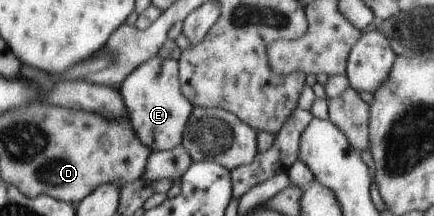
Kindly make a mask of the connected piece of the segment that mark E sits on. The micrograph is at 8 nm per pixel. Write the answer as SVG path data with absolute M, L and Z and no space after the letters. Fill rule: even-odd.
M153 56L132 71L118 88L122 95L124 104L128 109L128 117L132 129L144 146L151 151L170 150L182 143L182 135L191 115L191 102L183 95L180 88L180 77L178 76L178 60Z

